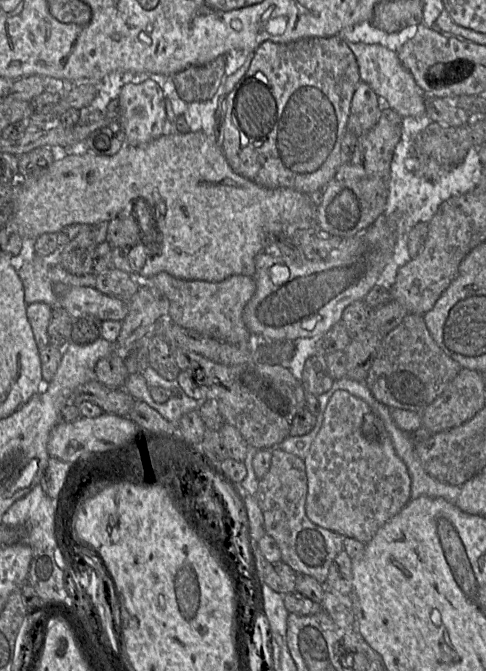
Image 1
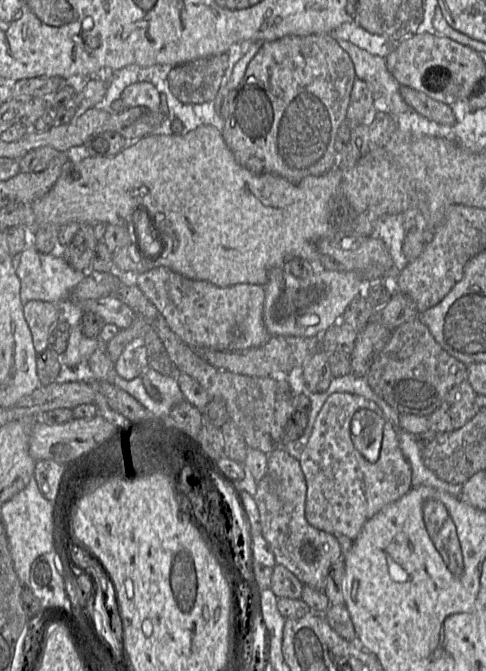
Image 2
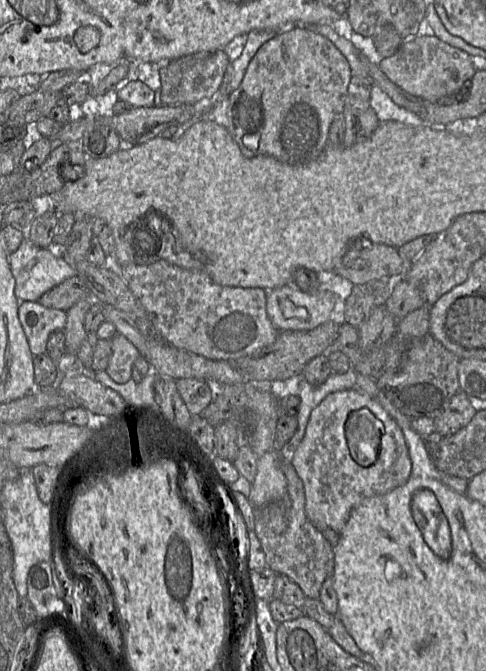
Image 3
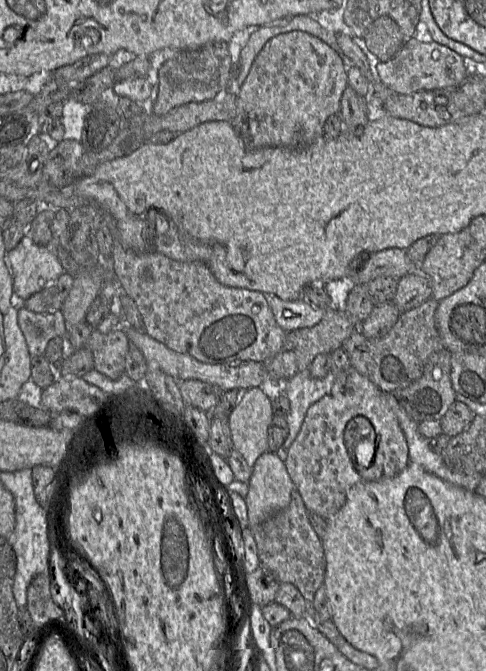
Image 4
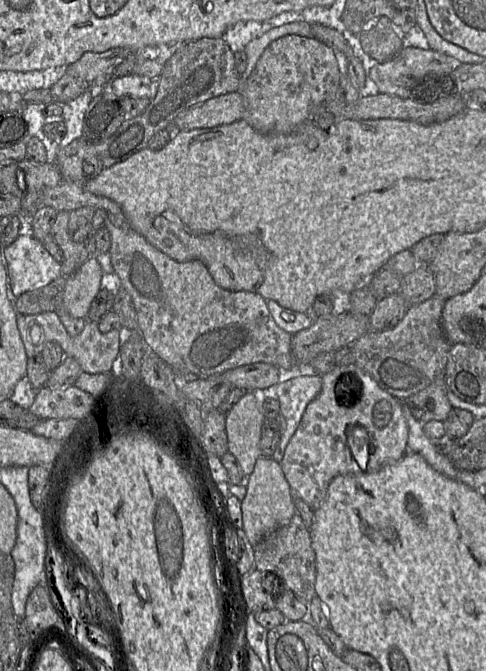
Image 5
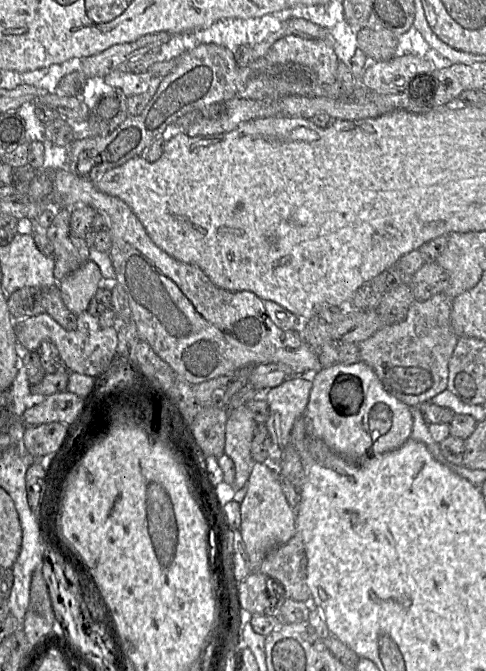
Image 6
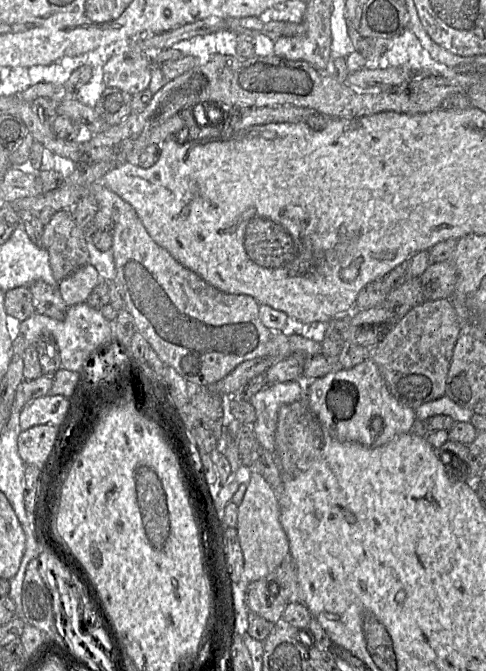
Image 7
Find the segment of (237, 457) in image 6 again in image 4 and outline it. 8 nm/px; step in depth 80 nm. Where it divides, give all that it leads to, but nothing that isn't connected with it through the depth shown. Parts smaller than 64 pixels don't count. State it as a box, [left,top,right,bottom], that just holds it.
[228,387,273,467]

